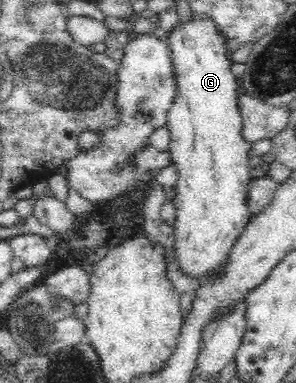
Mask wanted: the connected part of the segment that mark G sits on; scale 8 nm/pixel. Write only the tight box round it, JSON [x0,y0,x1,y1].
[166,16,252,279]

